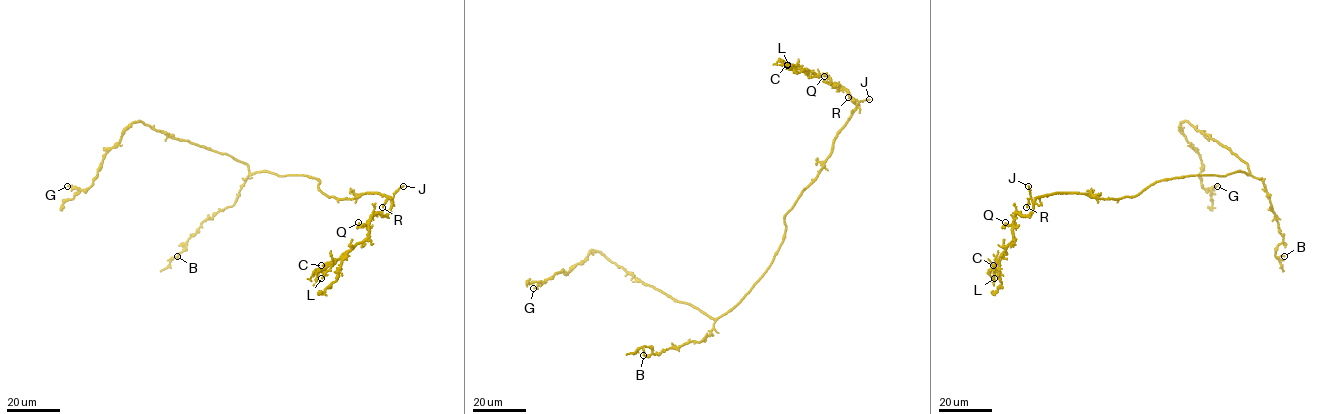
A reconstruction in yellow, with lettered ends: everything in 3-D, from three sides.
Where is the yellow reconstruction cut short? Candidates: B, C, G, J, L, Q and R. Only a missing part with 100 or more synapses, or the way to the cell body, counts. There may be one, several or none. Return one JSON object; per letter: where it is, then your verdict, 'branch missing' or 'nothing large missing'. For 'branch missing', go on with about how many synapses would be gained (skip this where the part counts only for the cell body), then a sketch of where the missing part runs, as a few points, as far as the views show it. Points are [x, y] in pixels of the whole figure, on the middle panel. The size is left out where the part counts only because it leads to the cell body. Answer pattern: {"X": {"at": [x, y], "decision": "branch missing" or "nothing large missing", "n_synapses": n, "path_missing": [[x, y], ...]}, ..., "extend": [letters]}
{"B": {"at": [643, 355], "decision": "nothing large missing"}, "C": {"at": [787, 64], "decision": "nothing large missing"}, "G": {"at": [533, 288], "decision": "nothing large missing"}, "J": {"at": [869, 99], "decision": "branch missing", "path_missing": [[869, 99], [879, 97], [894, 78], [903, 74]]}, "L": {"at": [787, 65], "decision": "nothing large missing"}, "Q": {"at": [824, 76], "decision": "nothing large missing"}, "R": {"at": [848, 97], "decision": "nothing large missing"}, "extend": ["J"]}

